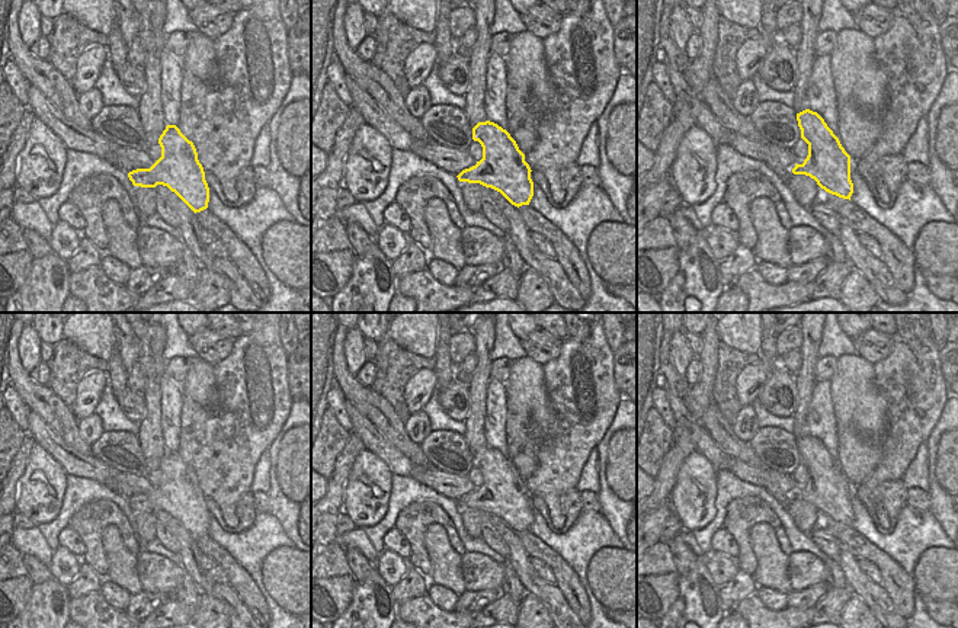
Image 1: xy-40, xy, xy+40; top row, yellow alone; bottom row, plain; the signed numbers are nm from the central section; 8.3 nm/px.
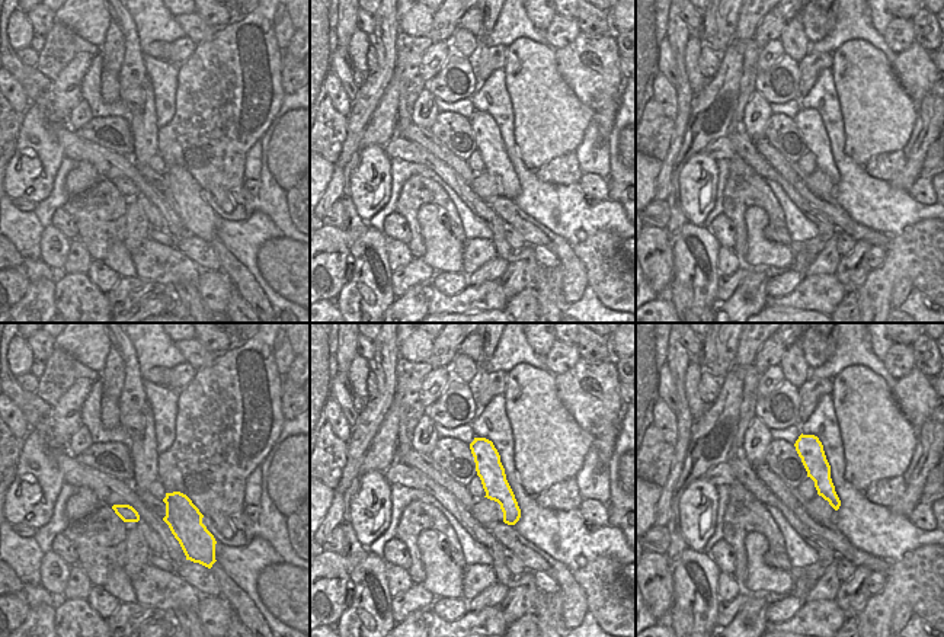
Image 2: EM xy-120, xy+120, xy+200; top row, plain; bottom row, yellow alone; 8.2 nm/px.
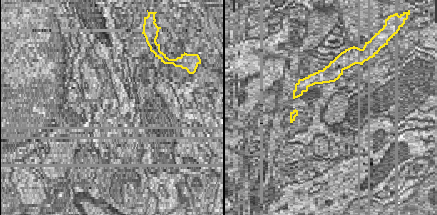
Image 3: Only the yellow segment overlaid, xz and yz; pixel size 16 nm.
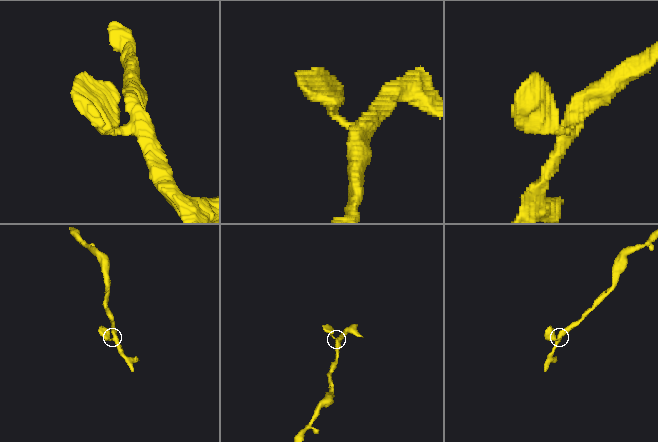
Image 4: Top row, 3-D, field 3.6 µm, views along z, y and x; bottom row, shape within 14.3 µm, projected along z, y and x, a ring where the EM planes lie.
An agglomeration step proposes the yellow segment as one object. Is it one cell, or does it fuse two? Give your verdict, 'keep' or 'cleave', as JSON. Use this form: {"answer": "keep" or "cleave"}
{"answer": "keep"}

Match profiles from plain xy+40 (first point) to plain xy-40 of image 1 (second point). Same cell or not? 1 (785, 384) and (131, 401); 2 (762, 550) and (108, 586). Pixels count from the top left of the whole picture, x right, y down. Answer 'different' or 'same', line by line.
1: same
2: different

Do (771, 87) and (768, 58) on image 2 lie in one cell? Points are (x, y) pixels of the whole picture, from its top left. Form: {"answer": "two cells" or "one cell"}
{"answer": "two cells"}

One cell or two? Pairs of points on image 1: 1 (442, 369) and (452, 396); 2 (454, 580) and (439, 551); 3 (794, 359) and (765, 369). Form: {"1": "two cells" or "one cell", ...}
{"1": "two cells", "2": "one cell", "3": "two cells"}

